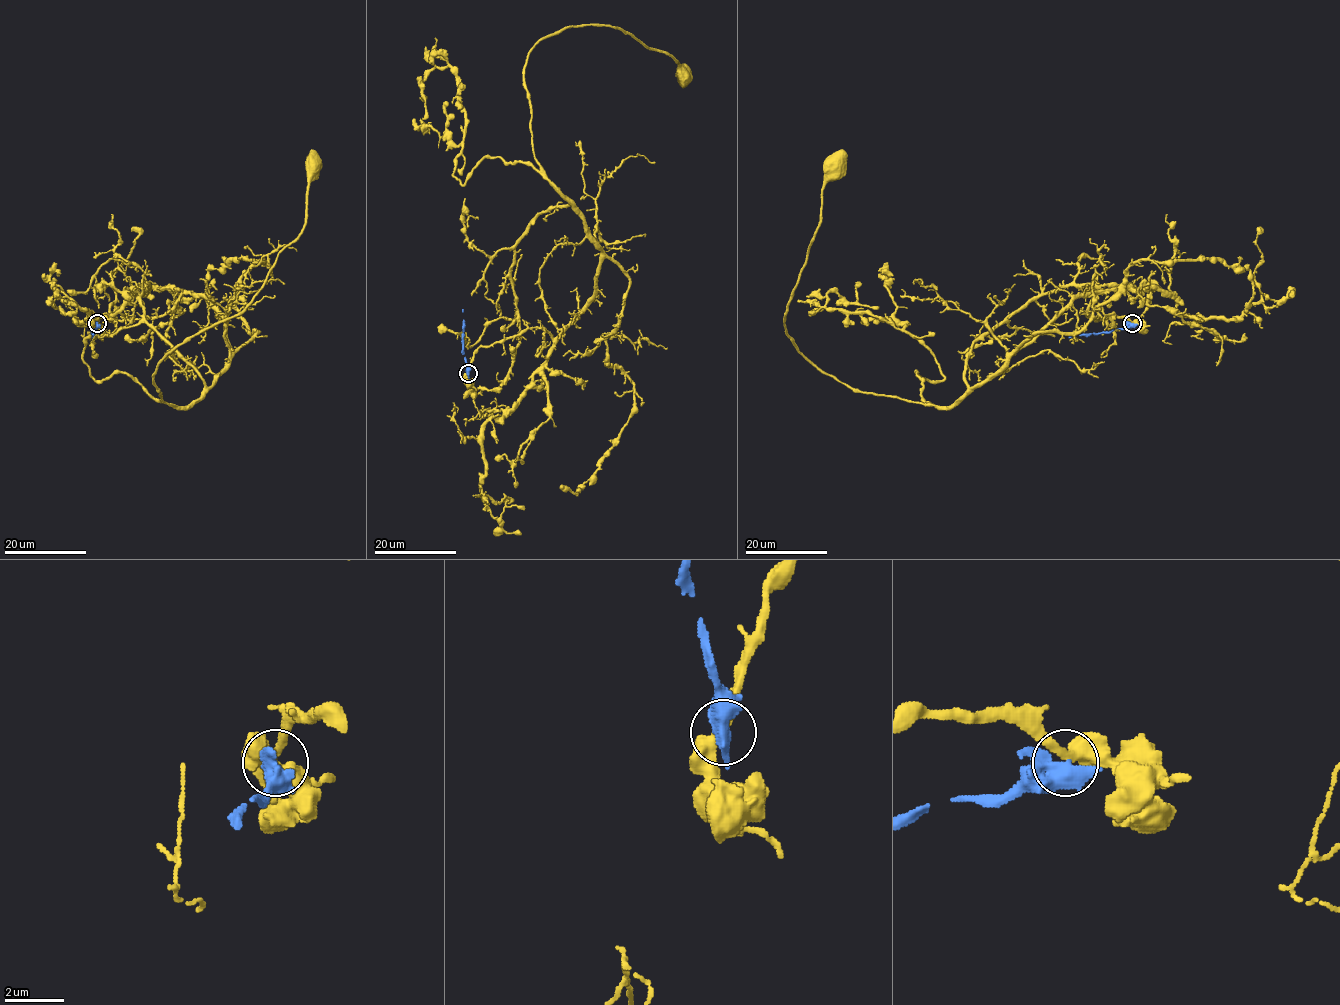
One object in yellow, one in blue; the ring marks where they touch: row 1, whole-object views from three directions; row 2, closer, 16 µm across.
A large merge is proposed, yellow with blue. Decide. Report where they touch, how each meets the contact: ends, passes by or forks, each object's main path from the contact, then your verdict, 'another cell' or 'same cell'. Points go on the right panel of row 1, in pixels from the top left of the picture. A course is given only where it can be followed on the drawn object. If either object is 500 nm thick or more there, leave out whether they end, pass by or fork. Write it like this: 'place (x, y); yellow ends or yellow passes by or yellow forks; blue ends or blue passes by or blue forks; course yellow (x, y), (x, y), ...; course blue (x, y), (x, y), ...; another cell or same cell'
place (1132, 323); course yellow (1132, 323), (1088, 316), (1098, 293), (1080, 293), (950, 406), (854, 391), (811, 364), (784, 325), (834, 164); course blue (1132, 324), (1109, 332), (1069, 337); another cell

